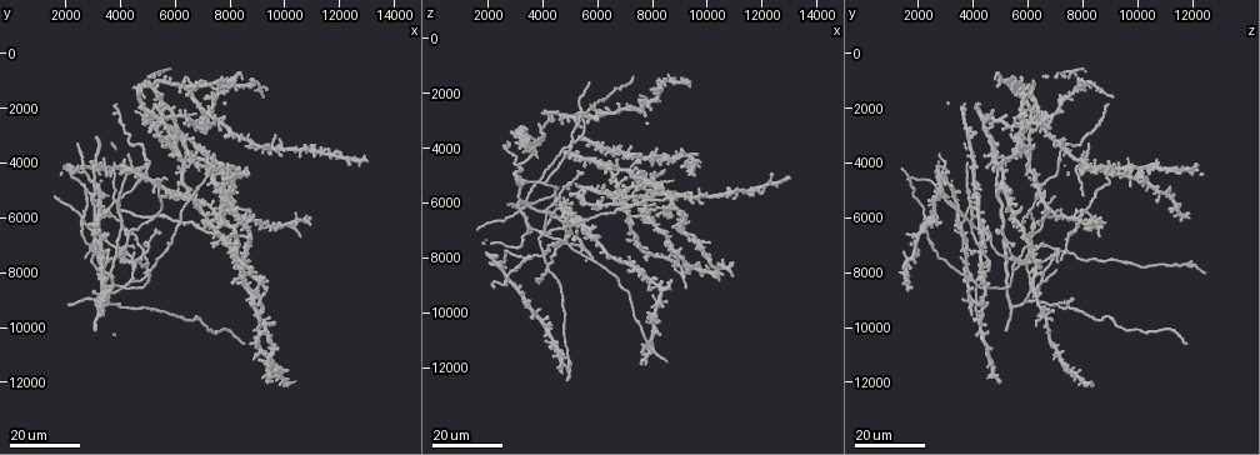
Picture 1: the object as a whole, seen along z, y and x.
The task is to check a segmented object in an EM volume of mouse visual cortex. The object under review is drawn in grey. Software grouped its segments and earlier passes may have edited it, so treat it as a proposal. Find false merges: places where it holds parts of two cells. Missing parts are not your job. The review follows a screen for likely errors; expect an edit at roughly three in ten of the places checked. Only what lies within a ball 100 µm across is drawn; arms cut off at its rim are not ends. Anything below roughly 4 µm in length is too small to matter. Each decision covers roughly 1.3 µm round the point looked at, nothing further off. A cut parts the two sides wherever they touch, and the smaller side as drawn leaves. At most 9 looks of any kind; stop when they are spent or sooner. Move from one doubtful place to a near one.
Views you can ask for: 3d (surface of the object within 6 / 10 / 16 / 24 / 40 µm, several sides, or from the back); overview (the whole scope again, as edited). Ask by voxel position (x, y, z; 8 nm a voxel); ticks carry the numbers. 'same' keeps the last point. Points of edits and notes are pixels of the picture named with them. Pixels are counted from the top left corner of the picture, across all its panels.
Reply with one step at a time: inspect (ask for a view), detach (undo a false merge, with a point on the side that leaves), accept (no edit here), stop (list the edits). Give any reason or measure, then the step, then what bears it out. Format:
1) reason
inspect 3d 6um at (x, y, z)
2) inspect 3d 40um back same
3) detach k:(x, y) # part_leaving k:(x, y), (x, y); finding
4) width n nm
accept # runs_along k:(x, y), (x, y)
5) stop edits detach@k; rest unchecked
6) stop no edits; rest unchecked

inspect 3d 24um at (3100, 9100, 5800)

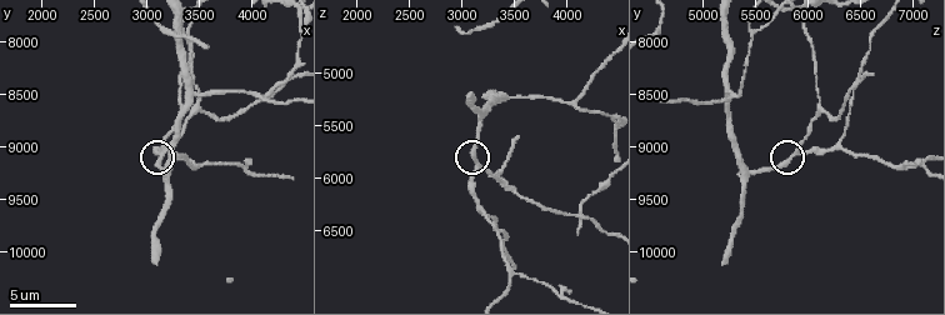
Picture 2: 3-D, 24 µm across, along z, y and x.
inspect 3d 6um at (3160, 9060, 5900)

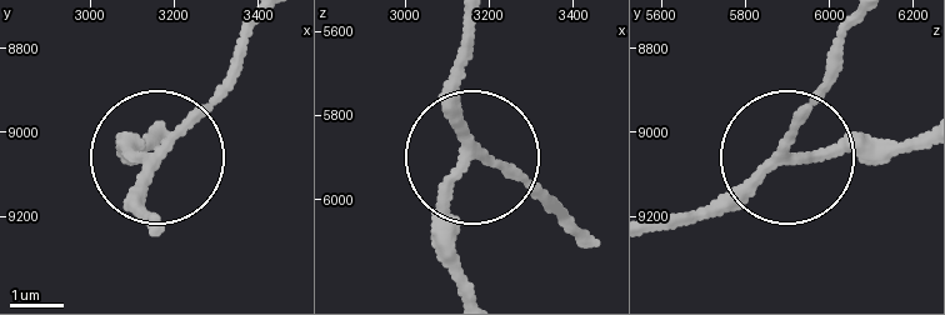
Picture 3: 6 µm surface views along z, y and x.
side_arm 78 um
accept # runs_along 3:(849, 24), (790, 144), (906, 144); one cell here

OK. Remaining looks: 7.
three-way junction
inspect 3d 10um at (4060, 8520, 5280)

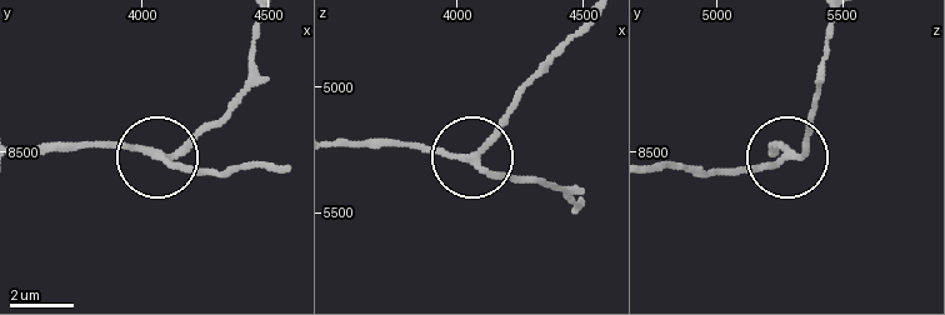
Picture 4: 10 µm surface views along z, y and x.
inspect 3d 6um at (4070, 8510, 5290)

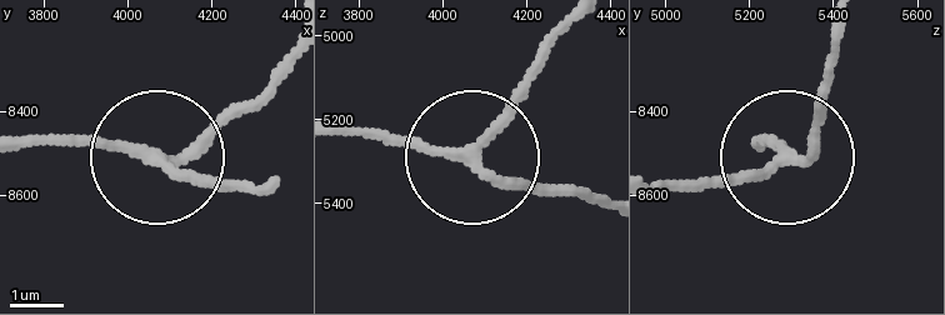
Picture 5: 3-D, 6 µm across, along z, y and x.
accept # runs_along 5:(20, 146), (128, 146), (213, 188), (258, 188); all the same cell

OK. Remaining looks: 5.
three-way junction
inspect 3d 24um at (4500, 7800, 5500)

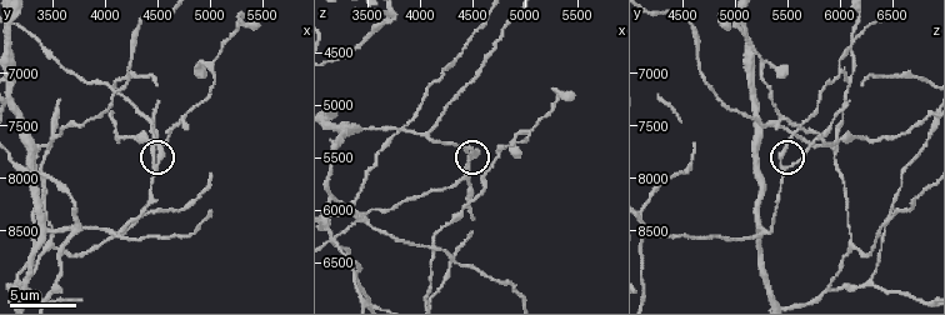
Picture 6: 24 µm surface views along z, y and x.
zoom in
inspect 3d 10um at (4480, 7920, 5480)

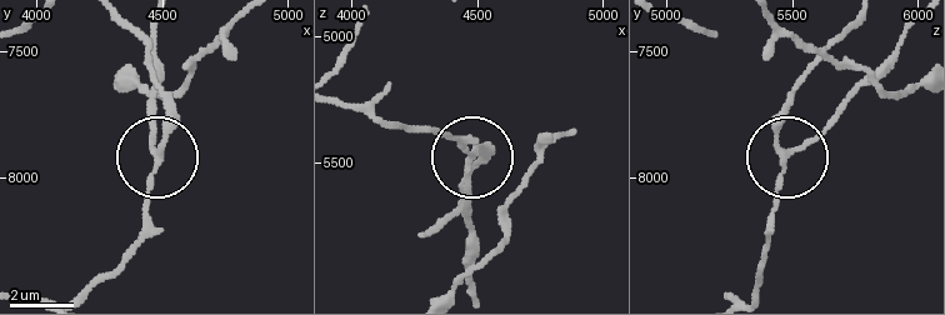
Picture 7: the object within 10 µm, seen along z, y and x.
width 160 nm
accept # all the same cell

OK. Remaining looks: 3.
inspect 3d 6um at (3360, 7700, 5940)

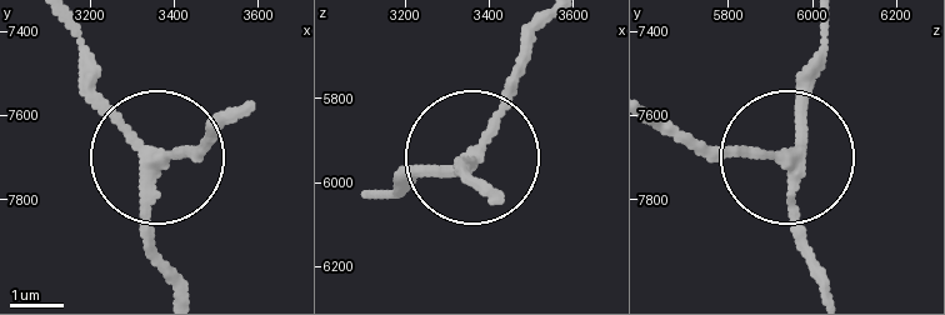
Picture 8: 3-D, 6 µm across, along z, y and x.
side_arm 117 um
accept # runs_along 8:(369, 198), (473, 158), (459, 170), (468, 179); all the same cell

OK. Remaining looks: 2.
three arms meet
inspect 3d 24um at (4100, 6200, 3600)

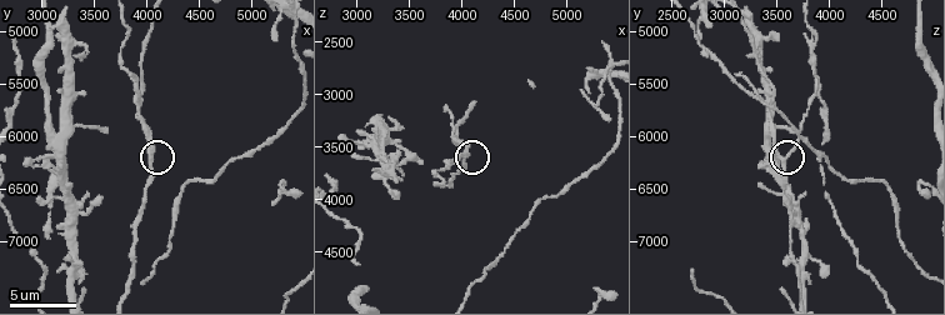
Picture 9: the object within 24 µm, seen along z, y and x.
closer look
inspect 3d 10um at (4040, 6240, 3600)

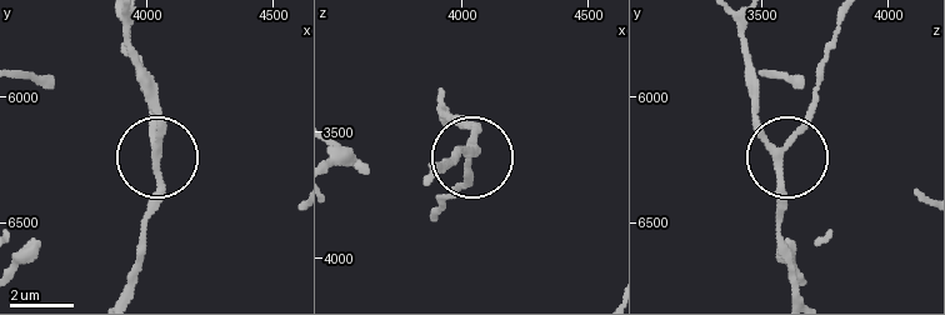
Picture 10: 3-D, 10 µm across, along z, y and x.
side_arm 28 um
accept # all the same cell

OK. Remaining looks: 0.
stop no edits; rest unchecked

